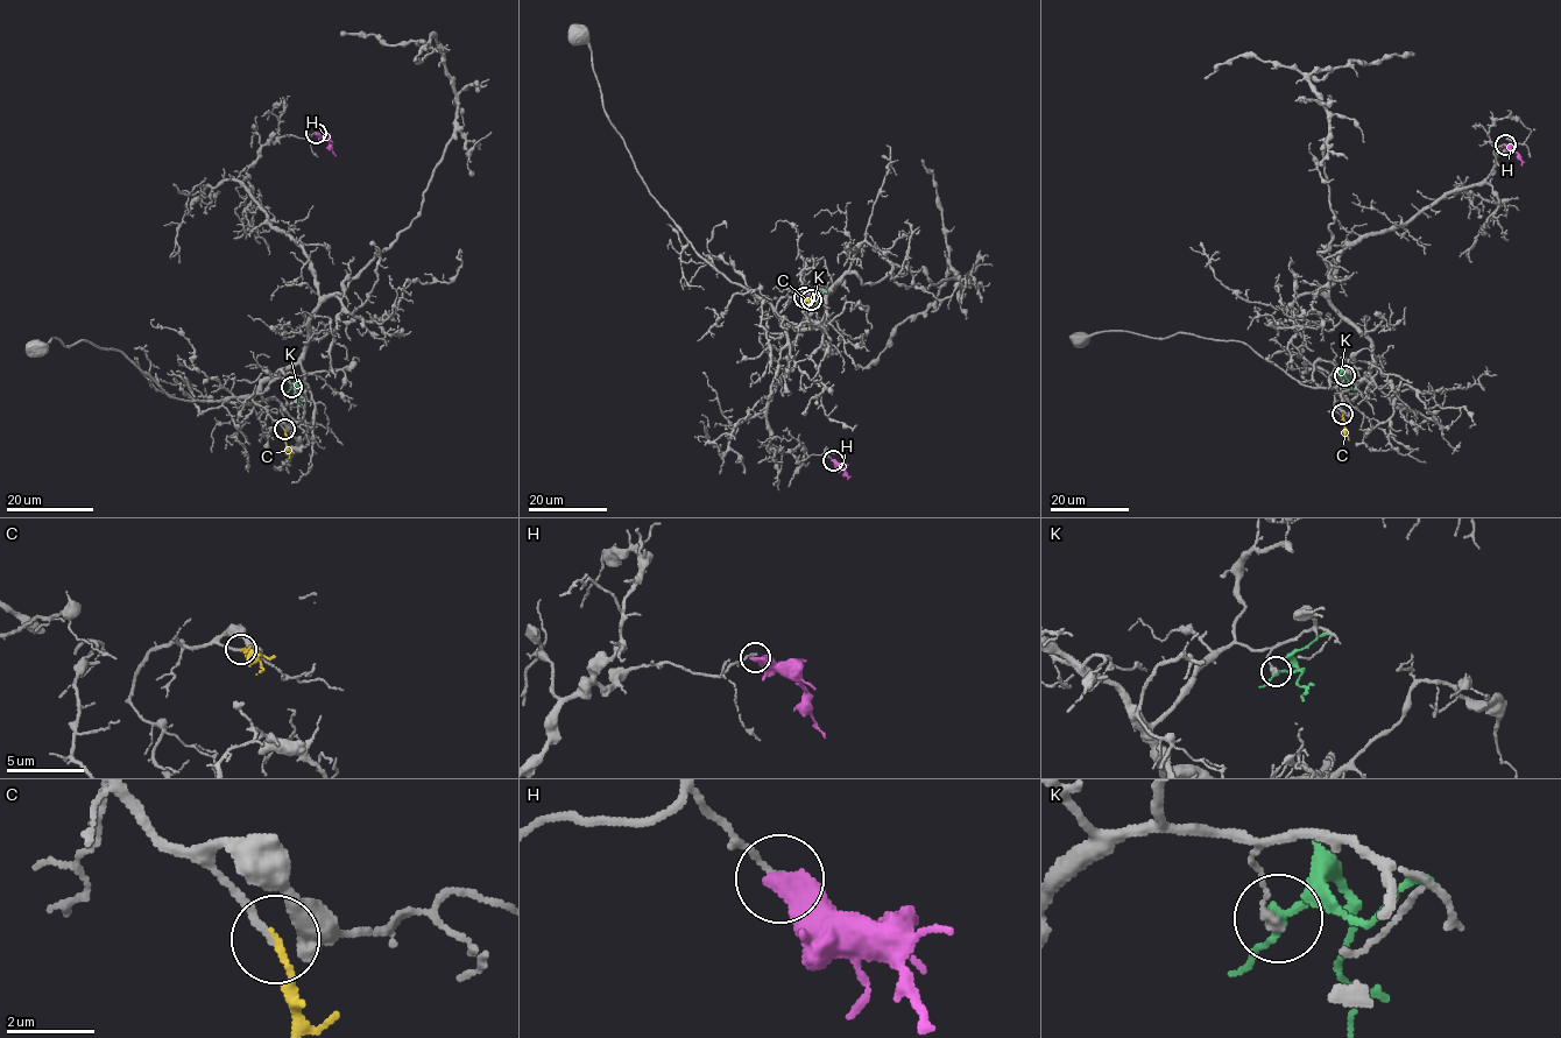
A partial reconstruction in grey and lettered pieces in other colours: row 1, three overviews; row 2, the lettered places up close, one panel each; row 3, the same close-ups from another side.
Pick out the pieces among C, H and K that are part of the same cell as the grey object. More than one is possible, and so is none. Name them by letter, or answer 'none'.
C

